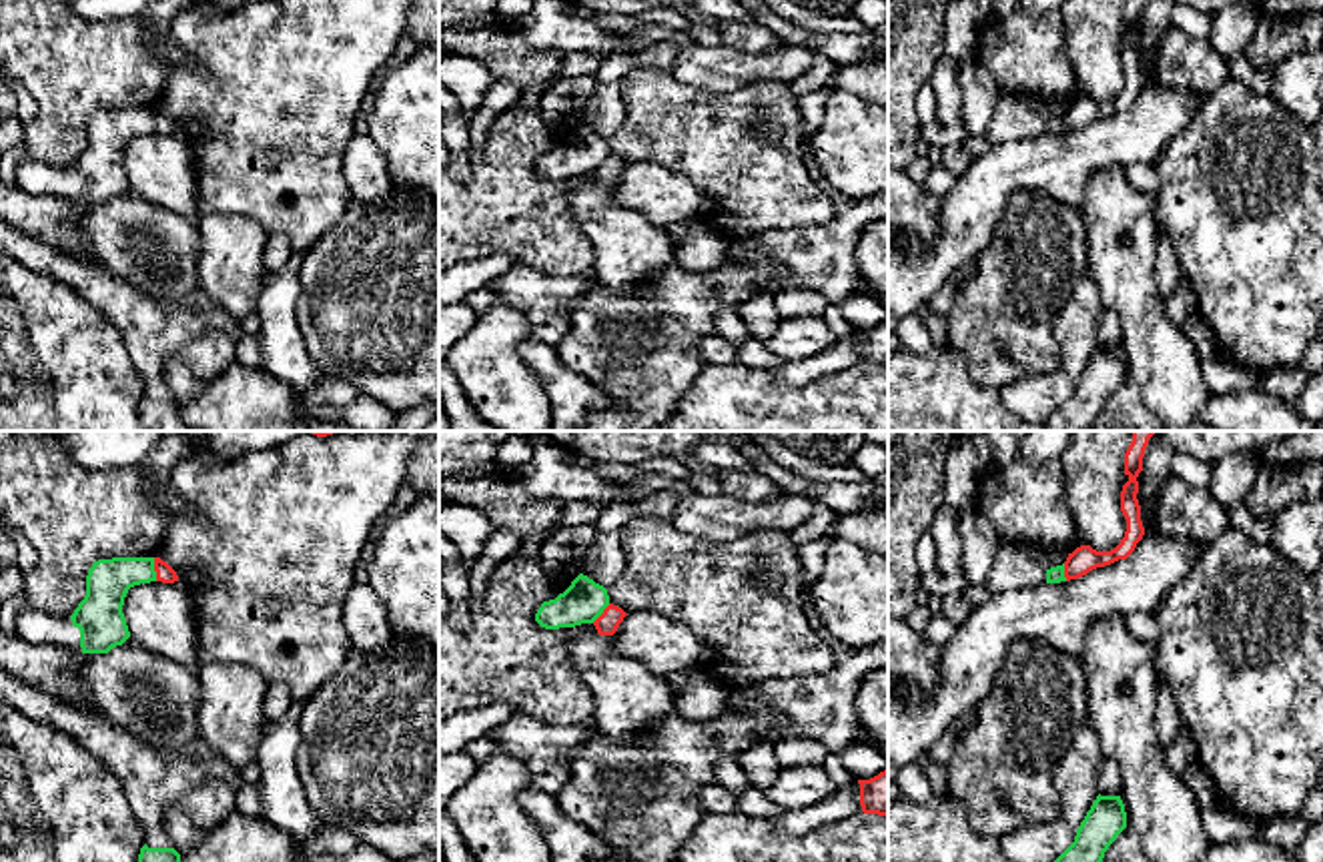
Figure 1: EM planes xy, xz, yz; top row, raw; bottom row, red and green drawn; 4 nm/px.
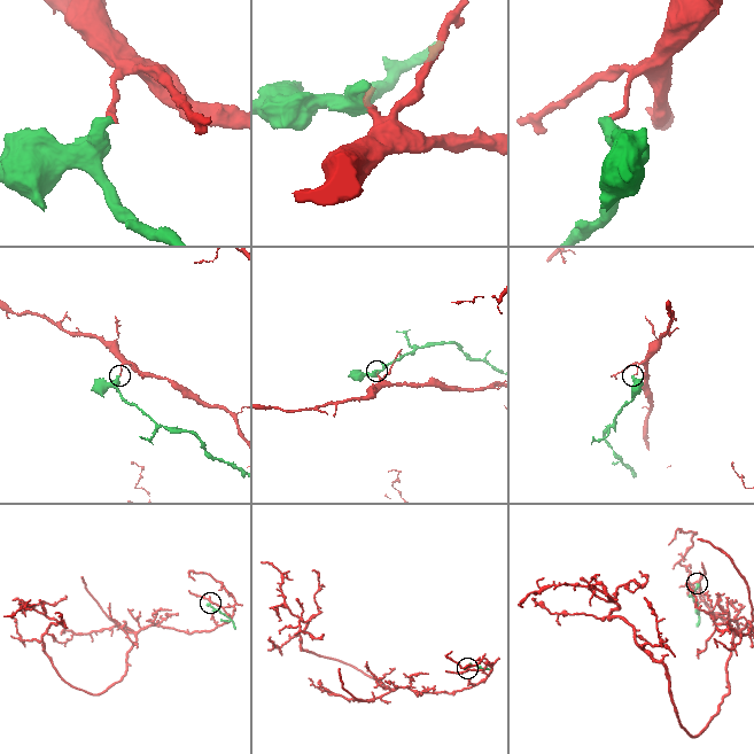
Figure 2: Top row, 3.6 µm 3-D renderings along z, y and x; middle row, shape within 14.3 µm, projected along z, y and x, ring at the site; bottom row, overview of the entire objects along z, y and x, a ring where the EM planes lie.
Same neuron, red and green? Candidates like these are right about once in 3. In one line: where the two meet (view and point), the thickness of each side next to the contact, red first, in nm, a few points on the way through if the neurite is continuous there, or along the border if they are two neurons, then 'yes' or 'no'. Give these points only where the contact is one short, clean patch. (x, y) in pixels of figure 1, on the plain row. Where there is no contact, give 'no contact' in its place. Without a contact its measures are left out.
xy (155, 121) | 70/180 nm | along xy (153, 109), (157, 131) | no

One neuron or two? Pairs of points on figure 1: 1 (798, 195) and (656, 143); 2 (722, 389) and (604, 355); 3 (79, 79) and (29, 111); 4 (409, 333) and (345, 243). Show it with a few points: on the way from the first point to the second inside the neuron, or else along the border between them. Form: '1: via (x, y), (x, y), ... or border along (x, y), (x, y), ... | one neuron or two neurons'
1: via (762, 179), (726, 143), (692, 143) | one neuron
2: border along (706, 365), (674, 409) | two neurons
3: border along (21, 85), (37, 105), (37, 119), (31, 125) | two neurons
4: via (409, 311), (367, 265) | one neuron

